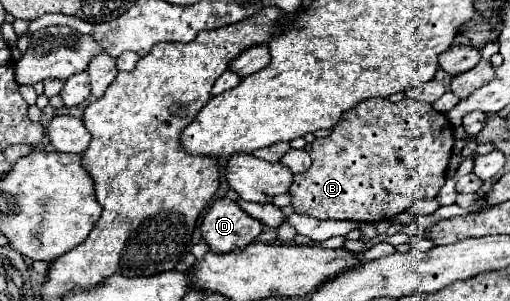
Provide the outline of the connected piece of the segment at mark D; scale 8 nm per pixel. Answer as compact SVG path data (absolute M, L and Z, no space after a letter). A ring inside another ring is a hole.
M222 197L214 201L204 215L200 231L210 251L232 253L254 243L254 239L262 233L262 223L238 209L230 197Z

